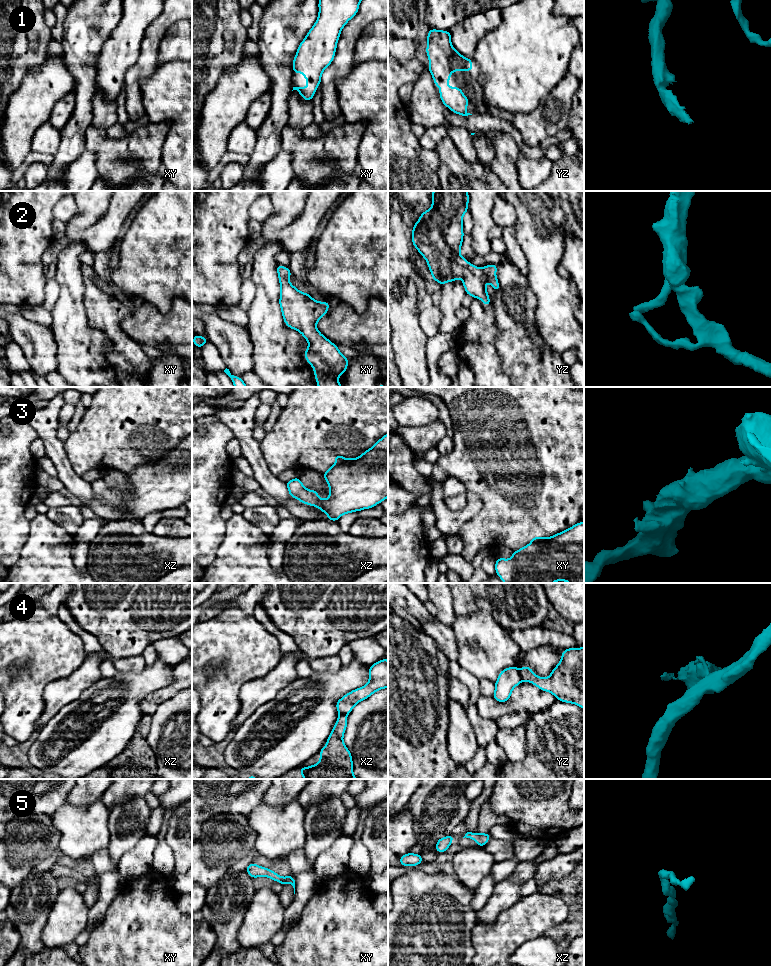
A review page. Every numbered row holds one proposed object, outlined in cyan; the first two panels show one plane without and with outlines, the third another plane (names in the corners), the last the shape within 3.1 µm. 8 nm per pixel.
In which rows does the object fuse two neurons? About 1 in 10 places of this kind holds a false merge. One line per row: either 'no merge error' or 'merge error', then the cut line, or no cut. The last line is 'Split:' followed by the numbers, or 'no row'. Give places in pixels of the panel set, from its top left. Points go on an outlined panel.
1: no merge error | no cut
2: no merge error | no cut
3: merge error | xy (550, 537), (531, 543)
4: merge error | yz (519, 669), (520, 676), (523, 679)
5: no merge error | no cut
Split: 3, 4

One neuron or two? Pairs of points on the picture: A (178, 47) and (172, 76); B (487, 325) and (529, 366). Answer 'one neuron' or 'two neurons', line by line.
A: two neurons
B: two neurons

